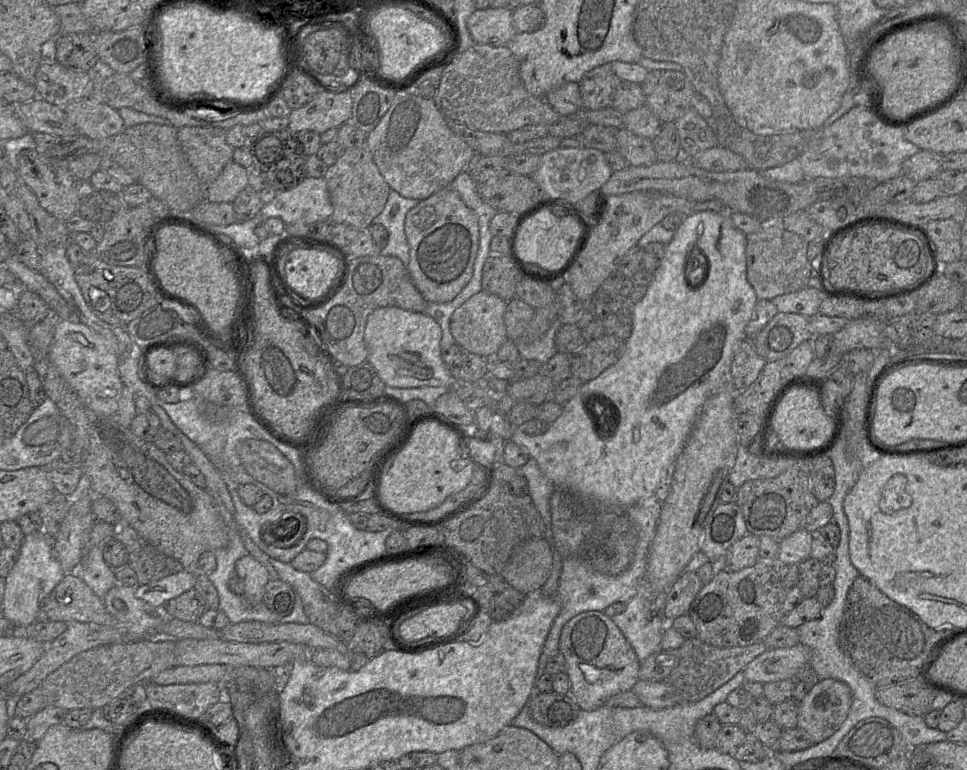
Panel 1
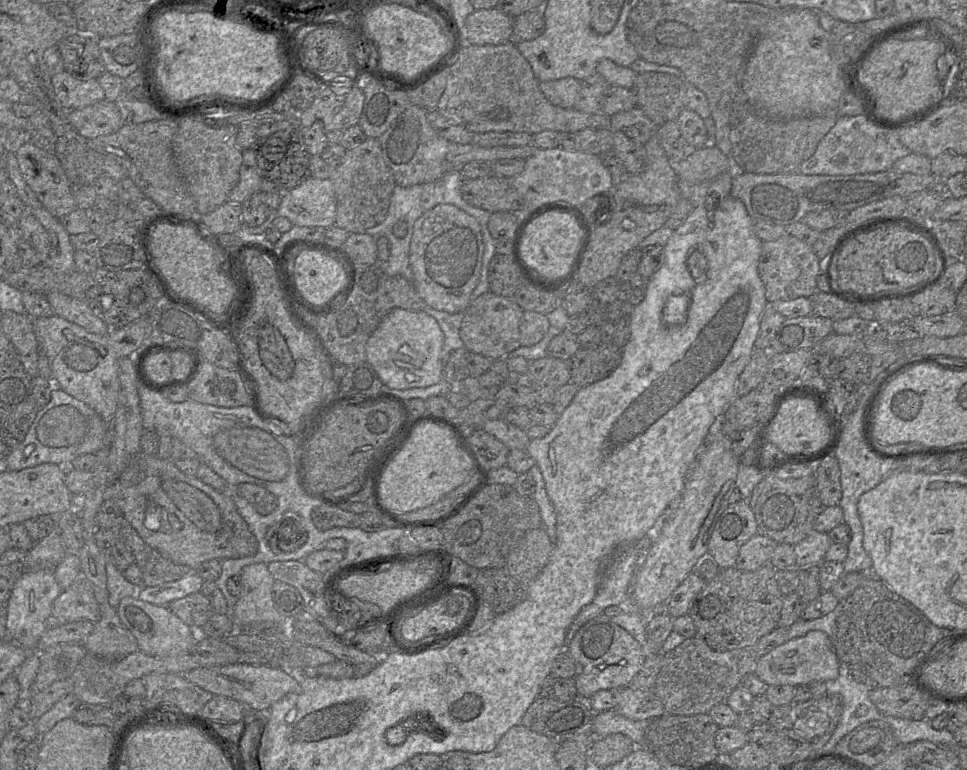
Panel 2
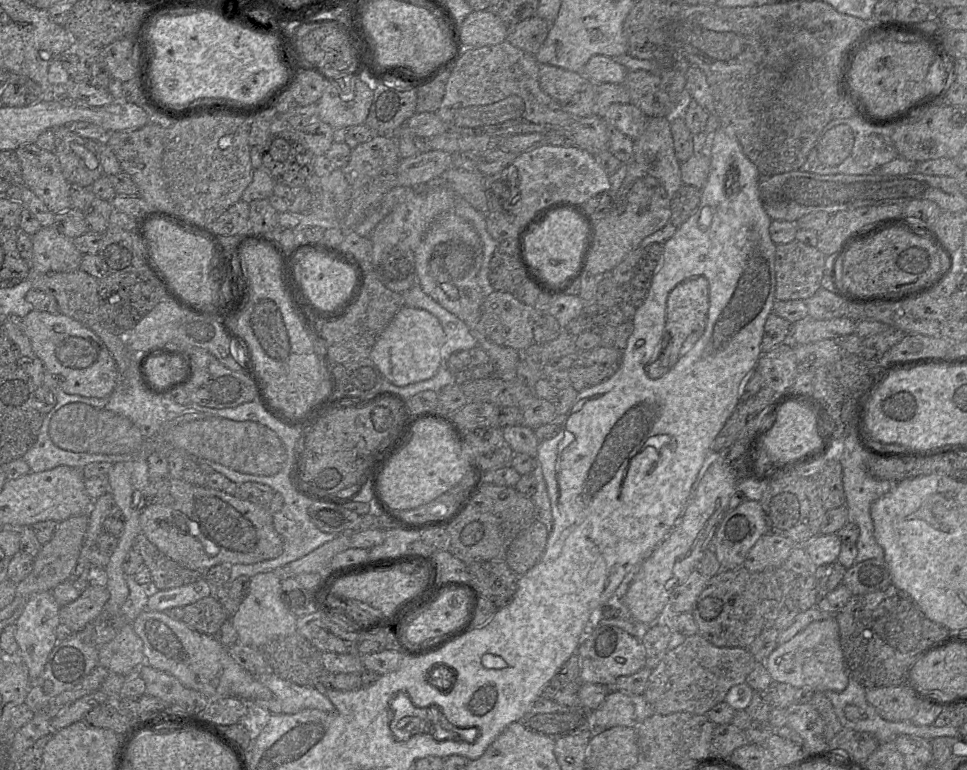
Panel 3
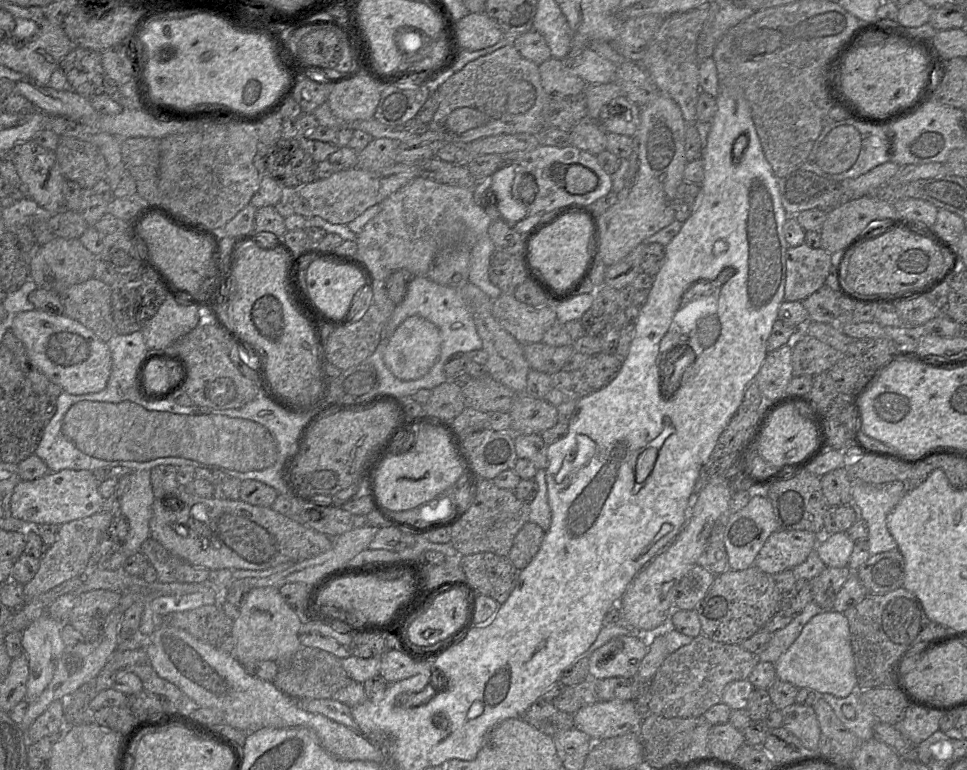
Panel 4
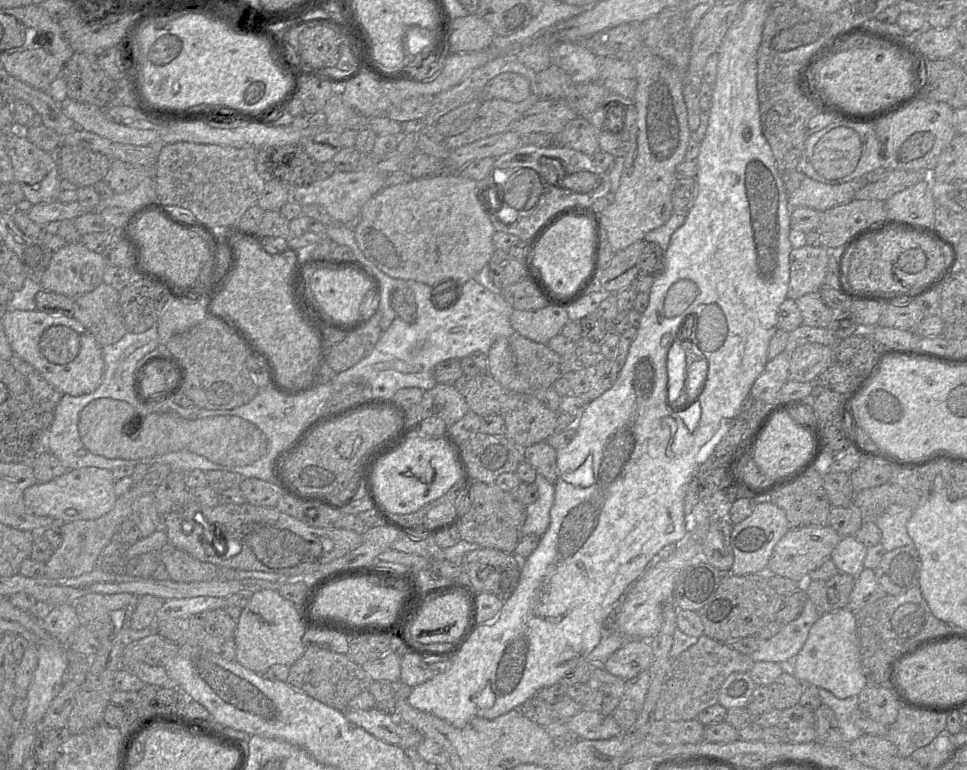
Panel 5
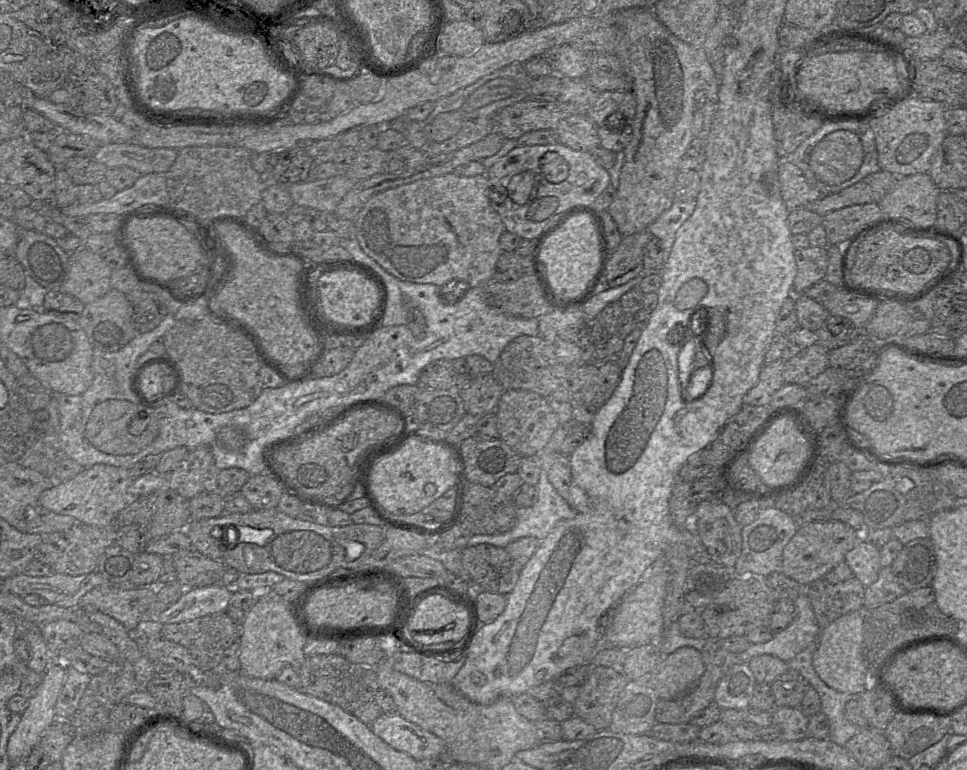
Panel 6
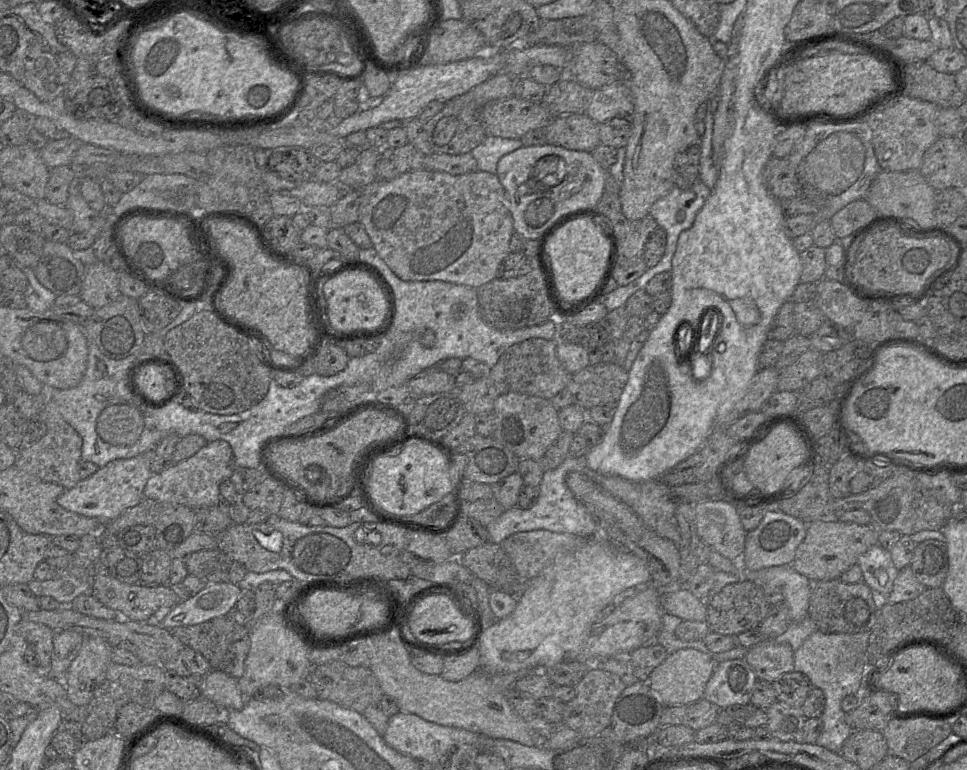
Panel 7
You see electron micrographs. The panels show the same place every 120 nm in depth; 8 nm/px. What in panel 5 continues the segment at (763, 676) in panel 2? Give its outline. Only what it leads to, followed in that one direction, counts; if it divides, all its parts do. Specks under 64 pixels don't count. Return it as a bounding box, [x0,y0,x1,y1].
[786,608,867,699]

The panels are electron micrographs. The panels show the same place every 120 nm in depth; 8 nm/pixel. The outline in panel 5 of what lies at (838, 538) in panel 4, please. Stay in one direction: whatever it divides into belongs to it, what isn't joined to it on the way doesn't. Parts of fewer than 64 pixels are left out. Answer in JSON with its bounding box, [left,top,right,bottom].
[830,535,867,577]

